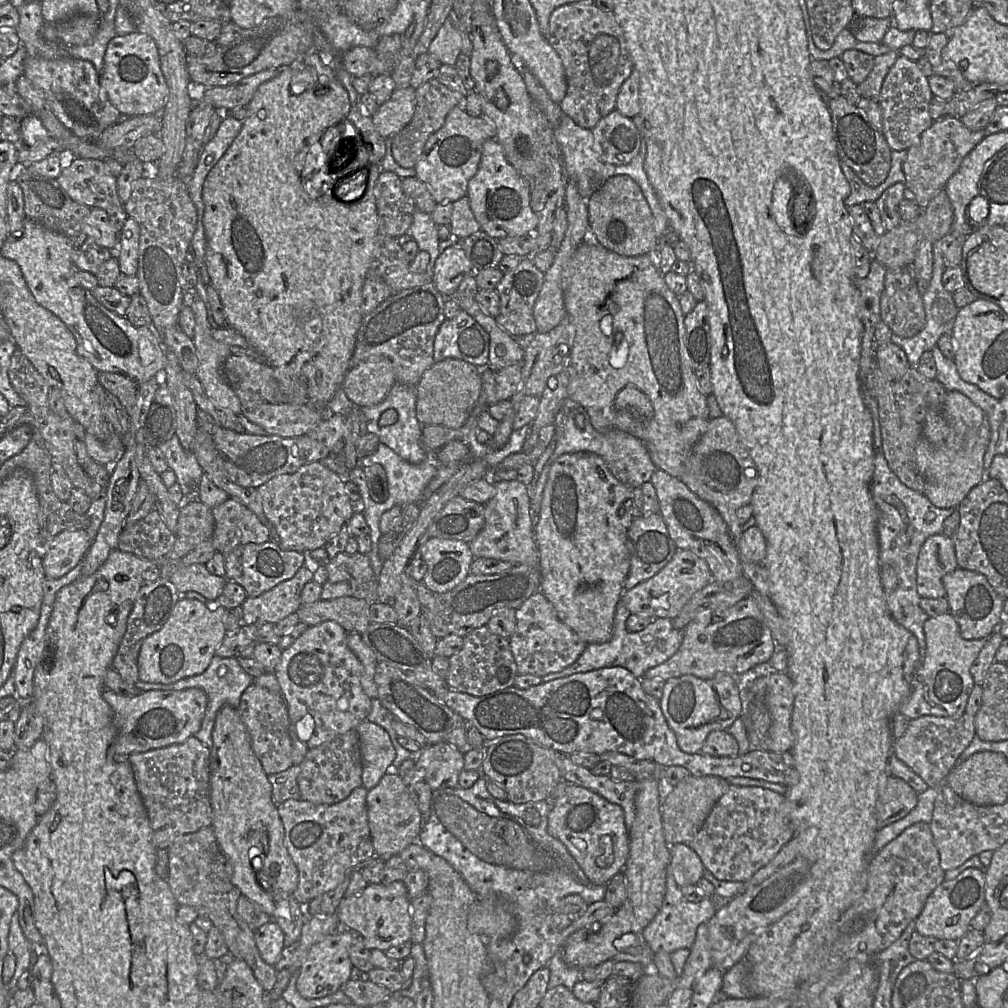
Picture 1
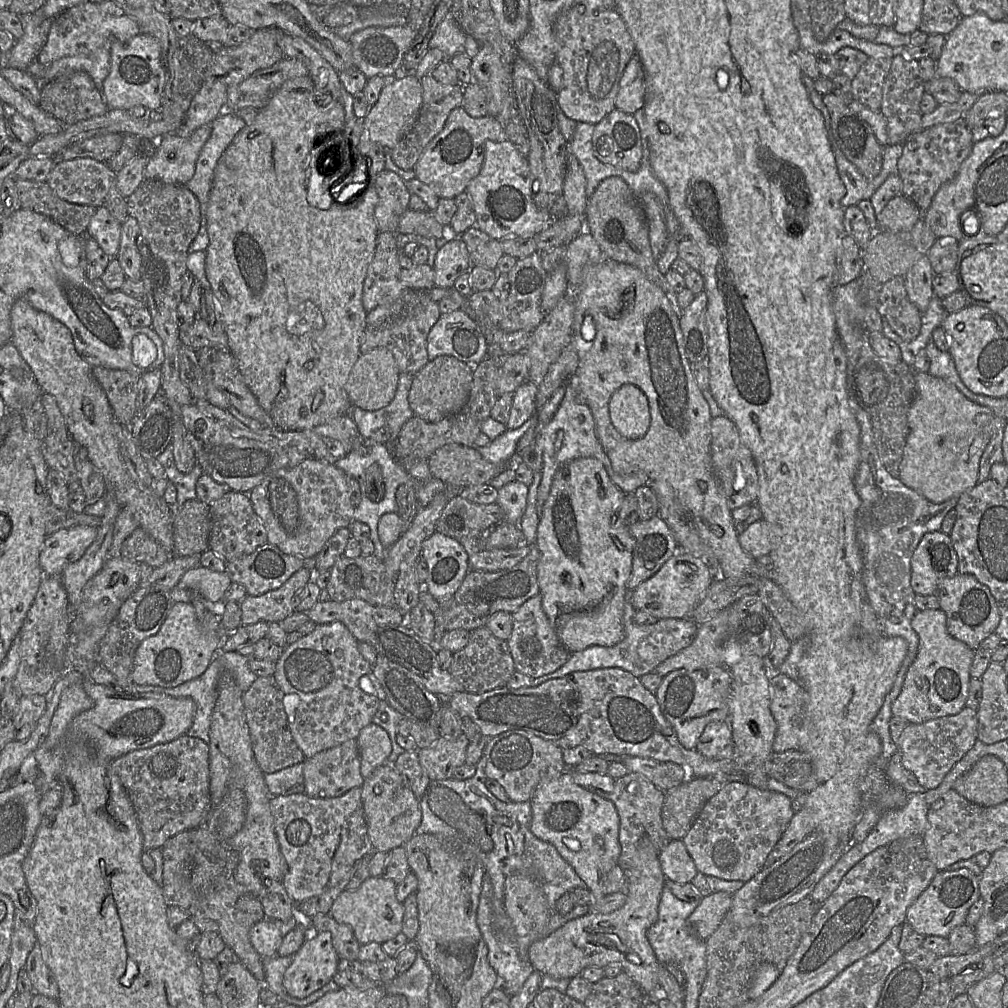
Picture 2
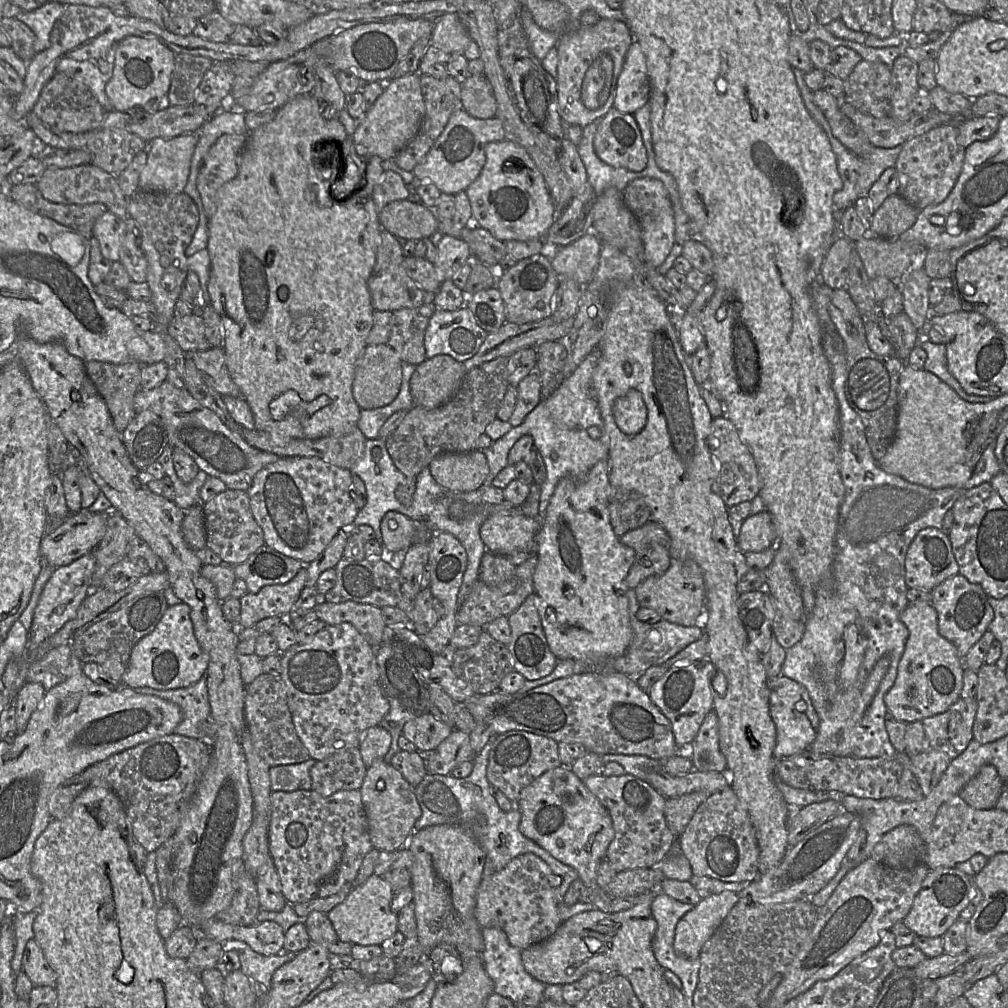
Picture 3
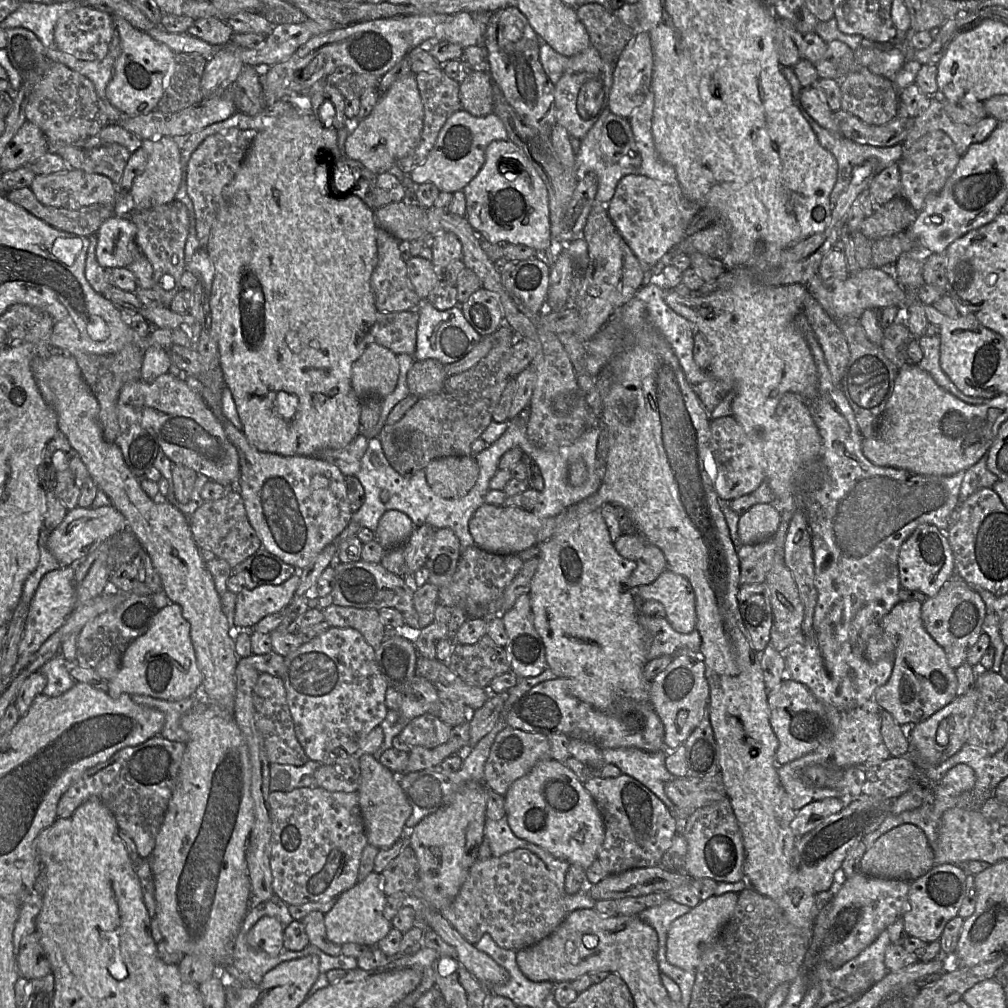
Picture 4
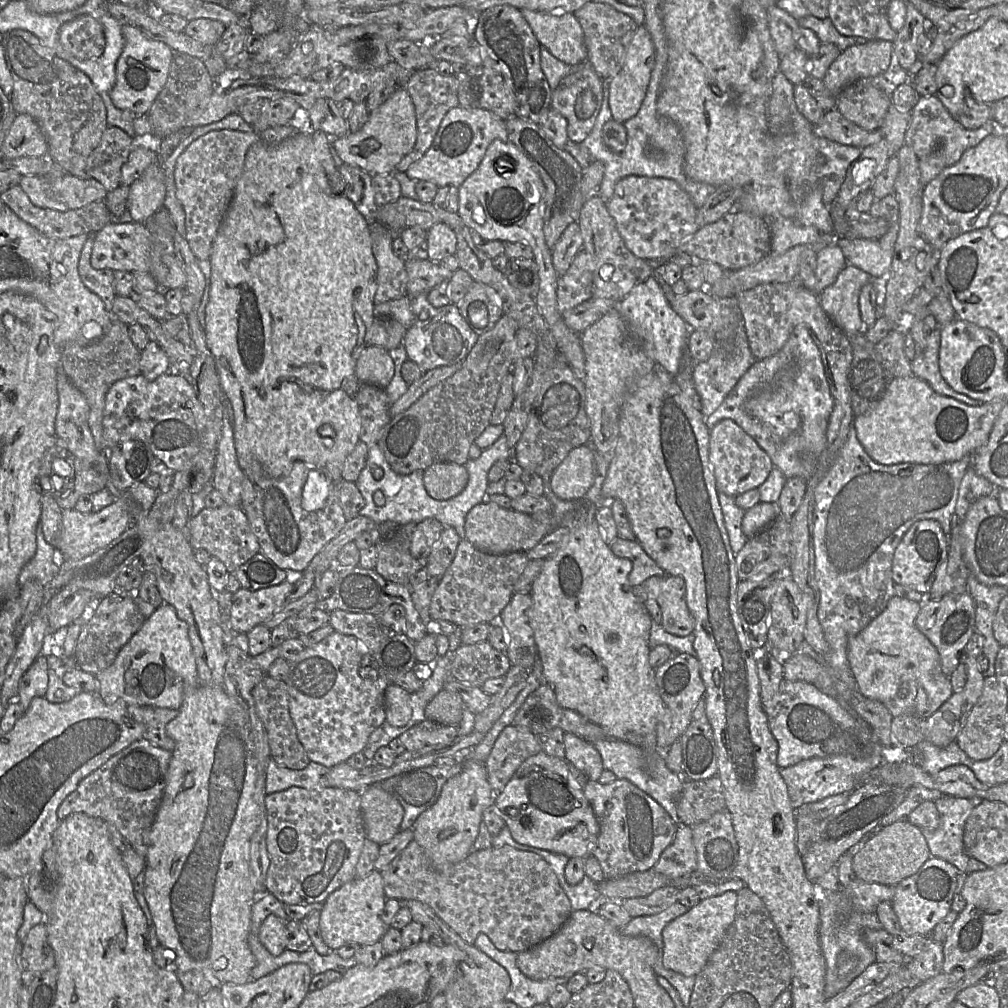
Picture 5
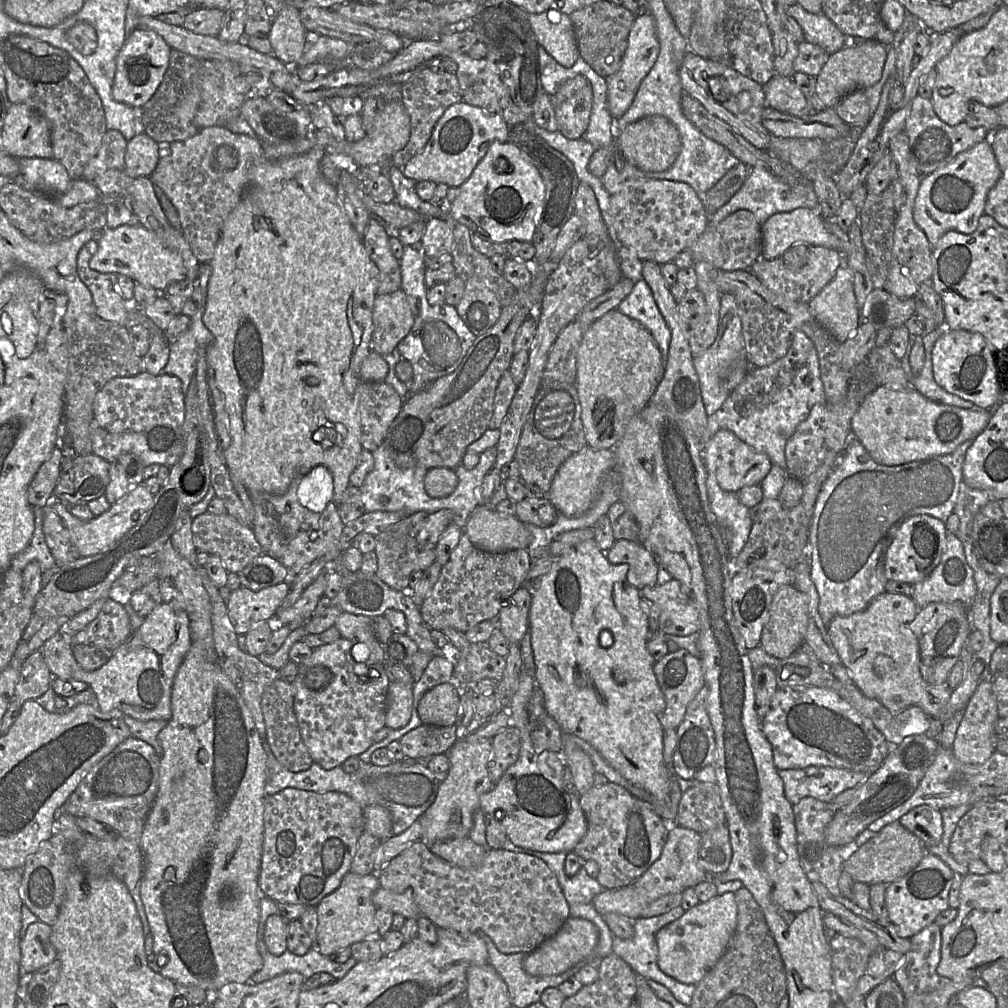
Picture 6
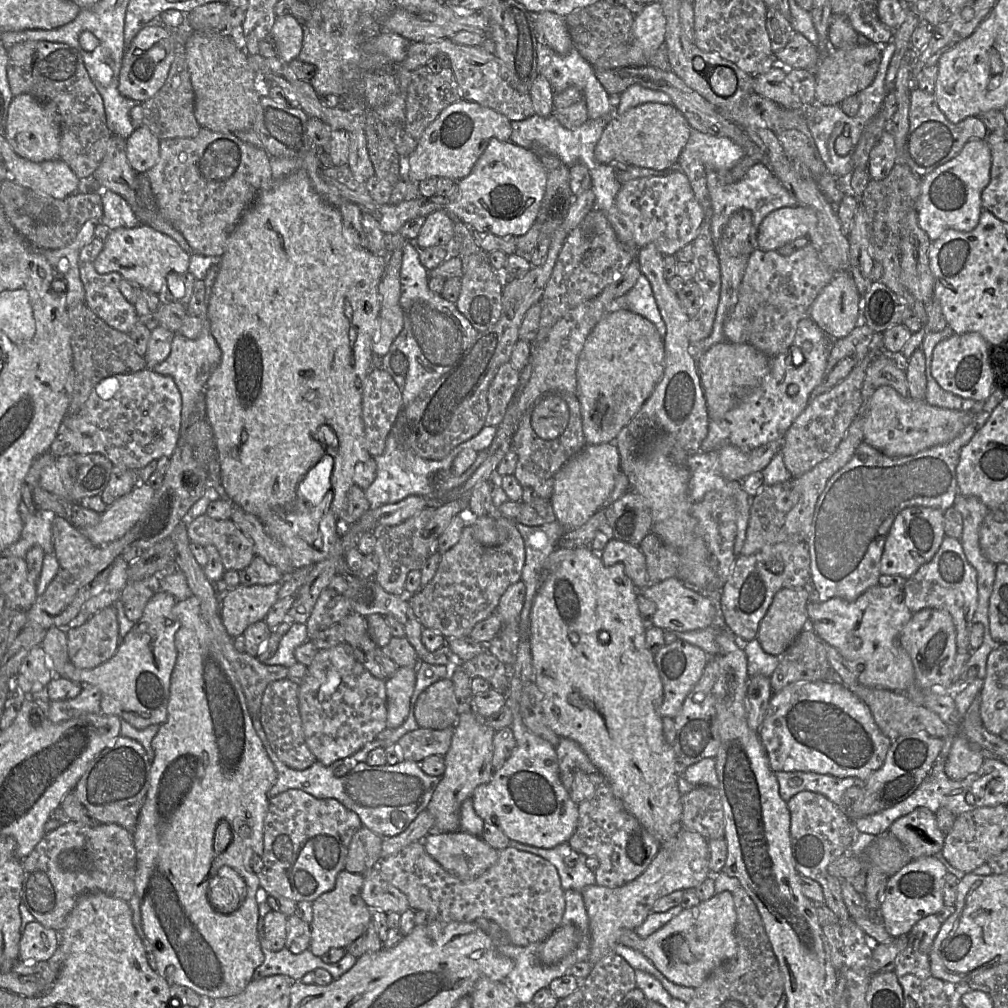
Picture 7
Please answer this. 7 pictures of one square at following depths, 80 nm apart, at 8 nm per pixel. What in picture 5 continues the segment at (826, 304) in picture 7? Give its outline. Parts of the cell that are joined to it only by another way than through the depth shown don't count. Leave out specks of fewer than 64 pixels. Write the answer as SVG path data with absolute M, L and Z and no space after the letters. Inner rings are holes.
M847 264L836 281L818 295L819 302L828 317L848 337L864 330L859 308L859 295L867 283L878 283L884 279L874 279L860 268Z

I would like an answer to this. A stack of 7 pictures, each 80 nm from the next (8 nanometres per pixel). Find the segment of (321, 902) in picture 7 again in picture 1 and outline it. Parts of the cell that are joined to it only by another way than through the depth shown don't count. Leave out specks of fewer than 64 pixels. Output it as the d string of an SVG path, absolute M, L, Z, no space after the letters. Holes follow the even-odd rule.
M403 881L368 884L357 895L344 896L335 914L342 927L358 933L370 950L379 949L385 952L392 946L410 941L411 899Z

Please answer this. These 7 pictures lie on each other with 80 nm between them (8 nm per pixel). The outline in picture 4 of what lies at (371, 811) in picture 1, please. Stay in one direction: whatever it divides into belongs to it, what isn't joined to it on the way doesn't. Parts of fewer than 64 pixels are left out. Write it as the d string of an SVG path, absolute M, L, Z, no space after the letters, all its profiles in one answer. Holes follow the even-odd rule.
M373 755L359 756L360 786L359 805L362 813L368 844L380 849L390 848L401 838L406 838L406 821L412 807L400 785L399 776L382 765Z

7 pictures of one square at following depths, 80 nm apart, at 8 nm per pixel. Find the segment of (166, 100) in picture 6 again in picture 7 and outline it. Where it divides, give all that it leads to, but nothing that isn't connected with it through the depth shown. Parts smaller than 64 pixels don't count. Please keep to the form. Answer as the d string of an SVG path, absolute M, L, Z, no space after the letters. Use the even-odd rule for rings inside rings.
M177 49L168 76L162 88L150 99L141 103L143 125L159 140L195 138L201 126L195 118L195 92L191 83L188 61L184 49Z

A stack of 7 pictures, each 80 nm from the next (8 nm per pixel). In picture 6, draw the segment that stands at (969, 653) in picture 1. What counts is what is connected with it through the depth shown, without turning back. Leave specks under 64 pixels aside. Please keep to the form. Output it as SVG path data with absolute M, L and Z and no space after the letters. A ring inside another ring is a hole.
M885 591L863 611L834 617L827 632L842 664L865 697L878 700L892 714L917 706L927 715L938 718L952 690L948 685L931 685L921 675L919 643L910 629L918 611L911 597Z

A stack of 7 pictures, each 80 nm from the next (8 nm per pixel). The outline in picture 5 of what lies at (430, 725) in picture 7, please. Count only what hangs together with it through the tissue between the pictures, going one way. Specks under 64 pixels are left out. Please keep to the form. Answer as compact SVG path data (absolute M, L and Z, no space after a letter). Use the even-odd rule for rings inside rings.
M442 689L427 704L425 717L442 725L457 726L464 708L464 702L458 693Z

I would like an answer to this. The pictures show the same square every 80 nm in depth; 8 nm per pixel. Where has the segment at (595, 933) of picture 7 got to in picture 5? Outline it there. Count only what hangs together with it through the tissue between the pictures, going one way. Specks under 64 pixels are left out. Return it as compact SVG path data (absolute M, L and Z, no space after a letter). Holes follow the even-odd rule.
M678 825L671 843L662 852L653 869L669 877L680 877L697 871L697 857L691 827Z

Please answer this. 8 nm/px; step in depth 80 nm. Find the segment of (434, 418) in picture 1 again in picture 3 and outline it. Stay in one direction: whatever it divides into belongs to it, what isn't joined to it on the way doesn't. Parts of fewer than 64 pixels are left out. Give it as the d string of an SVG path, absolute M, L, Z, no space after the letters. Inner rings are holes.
M449 355L427 358L416 366L410 379L414 405L428 410L443 405L454 396L466 372L463 363Z

